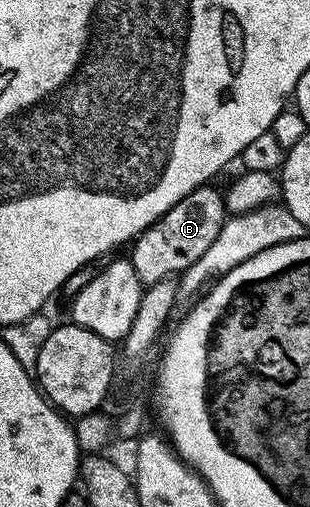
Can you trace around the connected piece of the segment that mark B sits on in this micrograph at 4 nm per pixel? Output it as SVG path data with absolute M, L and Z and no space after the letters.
M204 184L198 190L192 190L134 239L129 260L140 282L166 282L172 276L180 275L191 264L197 263L209 251L229 217L224 195L213 187L214 185Z

